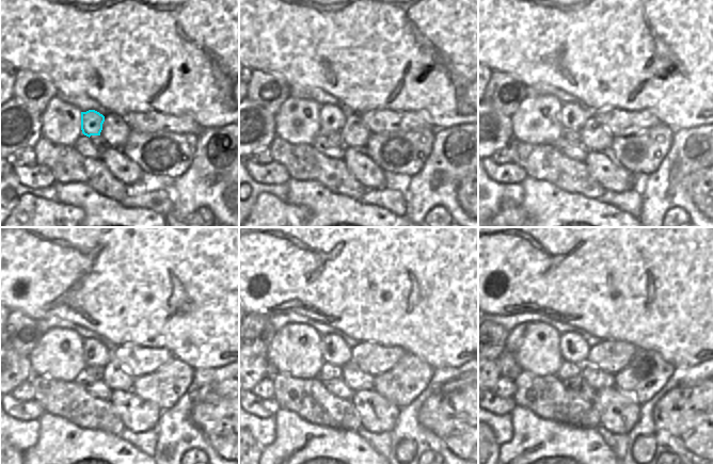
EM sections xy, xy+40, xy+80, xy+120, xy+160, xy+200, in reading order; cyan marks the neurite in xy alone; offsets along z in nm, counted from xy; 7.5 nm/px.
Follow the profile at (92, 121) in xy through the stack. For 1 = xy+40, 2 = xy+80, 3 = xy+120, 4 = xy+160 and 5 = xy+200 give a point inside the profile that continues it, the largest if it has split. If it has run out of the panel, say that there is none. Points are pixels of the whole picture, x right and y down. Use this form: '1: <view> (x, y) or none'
1: xy+40 (332, 118)
2: xy+80 (573, 116)
3: xy+120 (95, 353)
4: xy+160 (335, 351)
5: xy+200 (573, 348)

